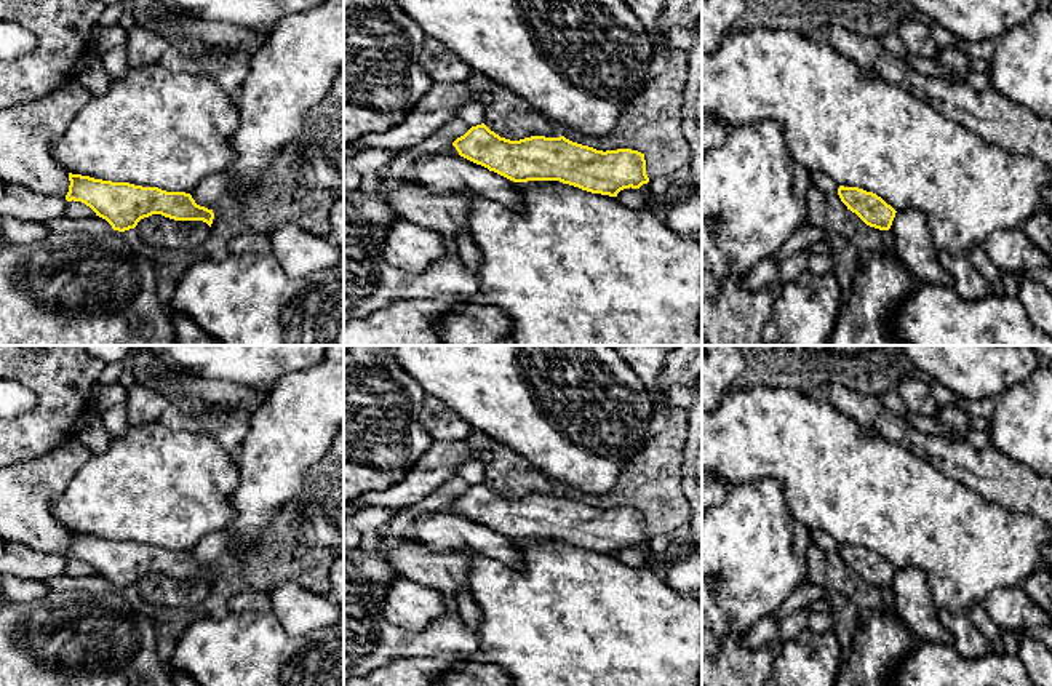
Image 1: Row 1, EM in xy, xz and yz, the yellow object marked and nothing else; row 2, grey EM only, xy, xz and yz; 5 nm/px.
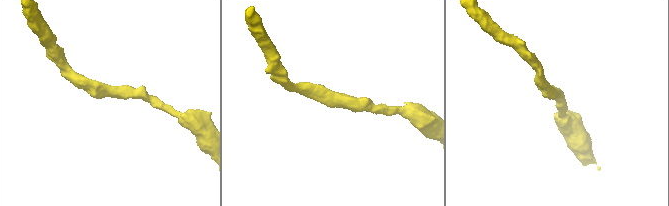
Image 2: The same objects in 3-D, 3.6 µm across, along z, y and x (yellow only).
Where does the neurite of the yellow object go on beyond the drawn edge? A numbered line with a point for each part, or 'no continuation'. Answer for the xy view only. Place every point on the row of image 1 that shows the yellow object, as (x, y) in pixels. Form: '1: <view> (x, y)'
no continuation

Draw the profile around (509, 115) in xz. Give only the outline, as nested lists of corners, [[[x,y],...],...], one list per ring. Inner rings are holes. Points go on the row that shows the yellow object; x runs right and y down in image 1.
[[[492,83],[489,96],[484,125],[500,138],[520,141],[531,136],[563,136],[563,131],[552,120],[510,90]]]

